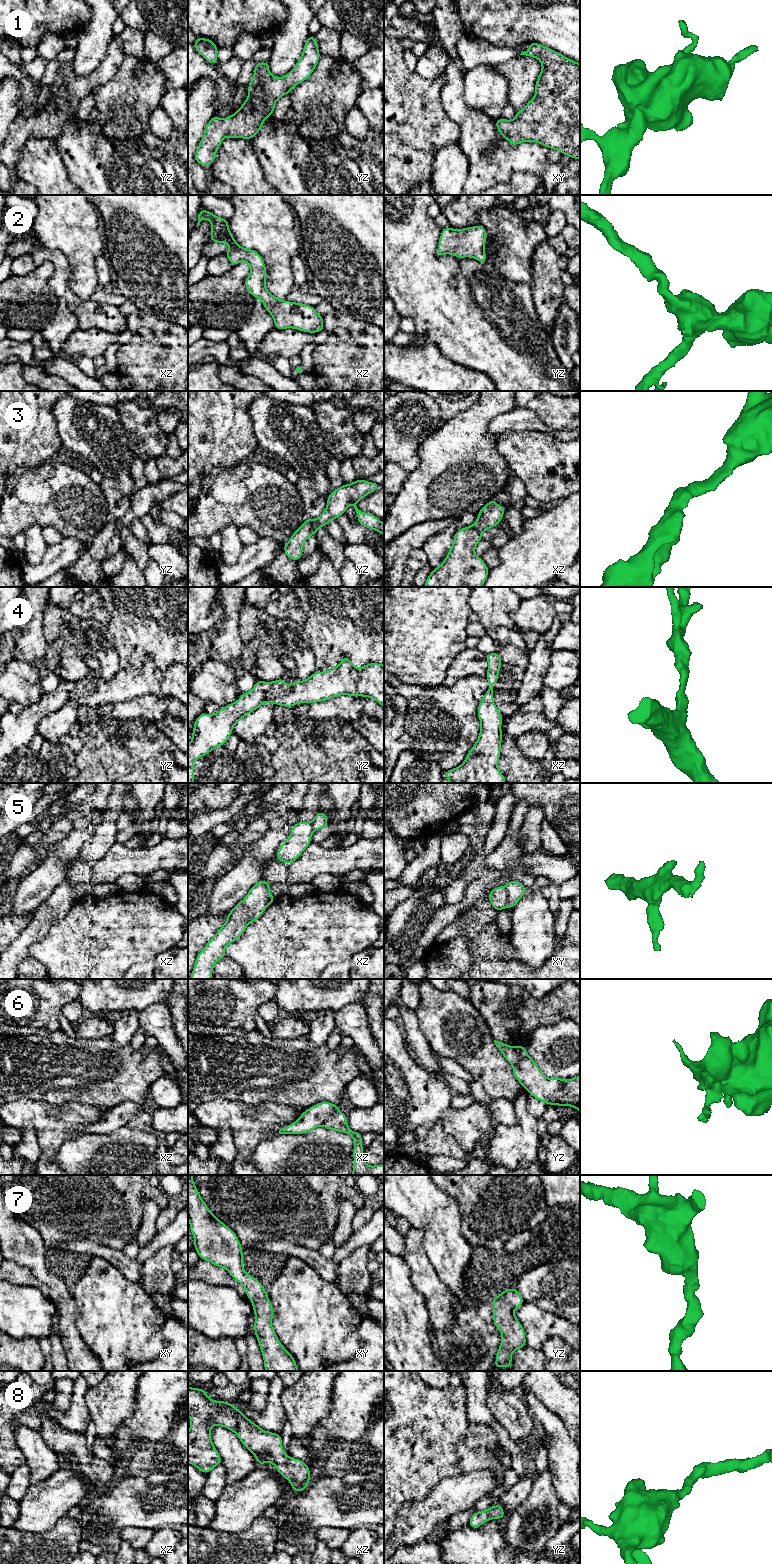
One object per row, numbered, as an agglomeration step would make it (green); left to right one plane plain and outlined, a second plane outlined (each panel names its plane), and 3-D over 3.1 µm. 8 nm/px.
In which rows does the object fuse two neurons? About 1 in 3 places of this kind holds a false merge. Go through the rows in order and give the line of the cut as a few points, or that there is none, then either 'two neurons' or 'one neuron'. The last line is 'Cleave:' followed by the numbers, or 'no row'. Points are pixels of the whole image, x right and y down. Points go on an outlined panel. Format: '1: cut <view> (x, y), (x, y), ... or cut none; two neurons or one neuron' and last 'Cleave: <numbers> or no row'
1: cut none; one neuron
2: cut none; one neuron
3: cut none; one neuron
4: cut none; one neuron
5: cut xy (504, 886), (507, 892), (507, 906); two neurons
6: cut xz (338, 1110), (322, 1124); two neurons
7: cut none; one neuron
8: cut none; one neuron
Cleave: 5, 6

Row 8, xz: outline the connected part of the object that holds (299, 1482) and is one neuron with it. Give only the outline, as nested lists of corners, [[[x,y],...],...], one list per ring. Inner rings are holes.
[[[188,1387],[188,1416],[191,1419],[188,1432],[188,1463],[204,1474],[222,1464],[222,1459],[211,1439],[211,1426],[221,1426],[233,1431],[241,1443],[255,1456],[258,1465],[271,1462],[277,1472],[288,1480],[294,1492],[302,1492],[311,1479],[310,1467],[305,1461],[287,1456],[282,1446],[281,1434],[265,1431],[248,1419],[237,1407],[226,1401],[215,1401],[206,1394],[206,1389]]]

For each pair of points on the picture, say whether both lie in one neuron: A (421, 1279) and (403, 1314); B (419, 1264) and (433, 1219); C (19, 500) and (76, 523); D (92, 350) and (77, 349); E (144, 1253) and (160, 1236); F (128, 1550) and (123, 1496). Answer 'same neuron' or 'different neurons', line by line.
A: different neurons
B: different neurons
C: same neuron
D: same neuron
E: same neuron
F: different neurons

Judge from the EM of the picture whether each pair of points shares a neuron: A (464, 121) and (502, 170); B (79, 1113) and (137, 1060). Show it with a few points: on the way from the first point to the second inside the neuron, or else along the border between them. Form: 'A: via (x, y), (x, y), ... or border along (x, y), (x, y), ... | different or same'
A: via (478, 136), (478, 156), (480, 158), (487, 158) | same
B: border along (65, 1102), (93, 1104), (101, 1112), (106, 1112) | different

